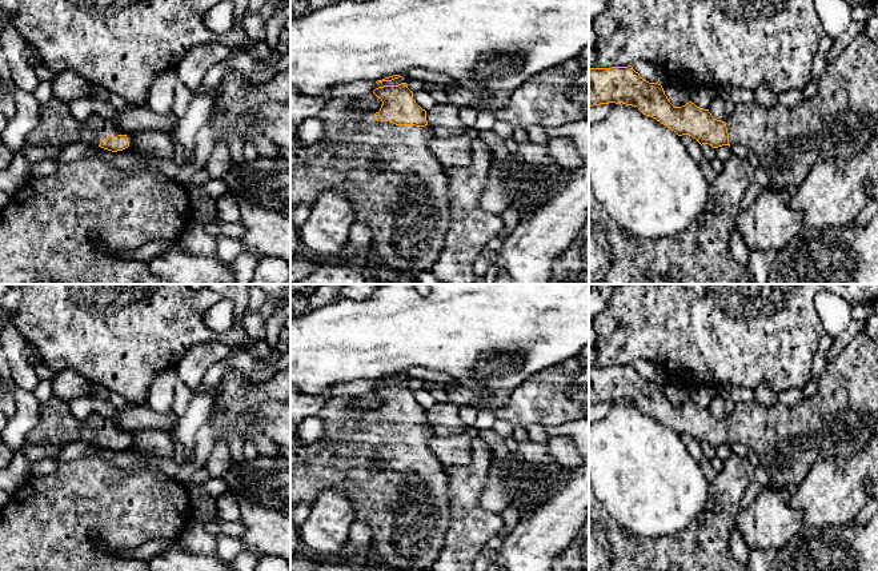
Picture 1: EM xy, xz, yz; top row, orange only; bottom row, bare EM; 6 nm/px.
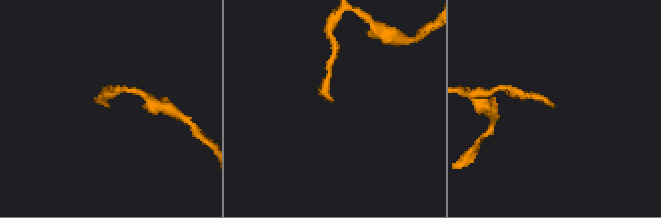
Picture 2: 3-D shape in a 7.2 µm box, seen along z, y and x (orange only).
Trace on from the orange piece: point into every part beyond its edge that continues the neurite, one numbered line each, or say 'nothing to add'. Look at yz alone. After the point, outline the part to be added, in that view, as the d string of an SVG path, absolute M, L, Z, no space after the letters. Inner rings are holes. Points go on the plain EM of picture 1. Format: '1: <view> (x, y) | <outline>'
1: yz (840, 419) | M865 331L854 336L826 364L814 396L795 406L762 407L755 402L737 403L726 418L729 443L745 444L759 458L770 482L778 486L799 484L815 462L851 456L875 435L878 423L878 342Z

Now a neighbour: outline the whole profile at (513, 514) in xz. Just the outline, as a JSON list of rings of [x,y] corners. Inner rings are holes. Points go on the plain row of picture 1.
[[[512,504],[508,510],[502,512],[505,526],[504,526],[504,531],[501,535],[504,539],[506,535],[509,535],[516,528],[516,526],[522,518],[522,514],[524,511],[516,504]]]

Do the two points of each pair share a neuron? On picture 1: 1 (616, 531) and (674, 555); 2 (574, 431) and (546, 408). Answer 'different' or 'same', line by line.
1: same
2: different

